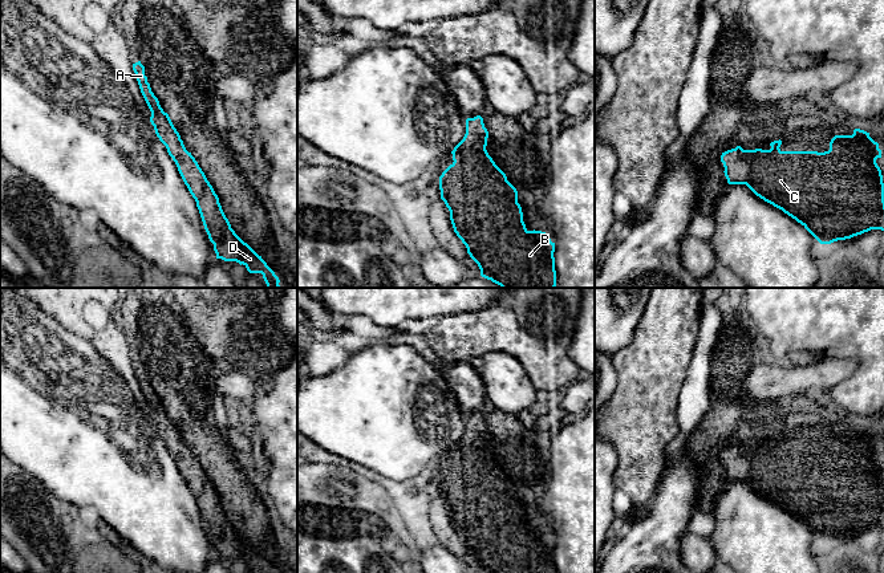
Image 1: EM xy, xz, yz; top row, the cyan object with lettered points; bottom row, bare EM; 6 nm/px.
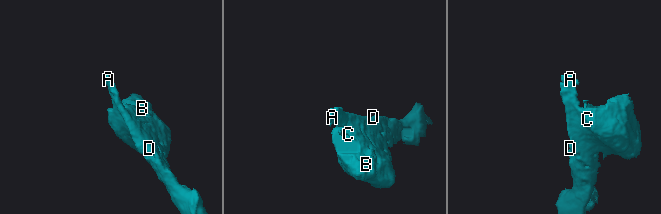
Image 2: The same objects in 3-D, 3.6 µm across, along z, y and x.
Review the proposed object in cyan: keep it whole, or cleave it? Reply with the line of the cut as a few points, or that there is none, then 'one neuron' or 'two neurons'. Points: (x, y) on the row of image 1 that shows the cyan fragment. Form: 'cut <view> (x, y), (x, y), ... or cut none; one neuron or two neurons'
cut none; one neuron

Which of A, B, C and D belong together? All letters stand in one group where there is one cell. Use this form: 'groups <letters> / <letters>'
groups A B C D

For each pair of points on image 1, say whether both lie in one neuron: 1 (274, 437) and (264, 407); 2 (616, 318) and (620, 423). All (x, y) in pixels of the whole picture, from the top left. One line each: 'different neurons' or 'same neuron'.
1: same neuron
2: different neurons

